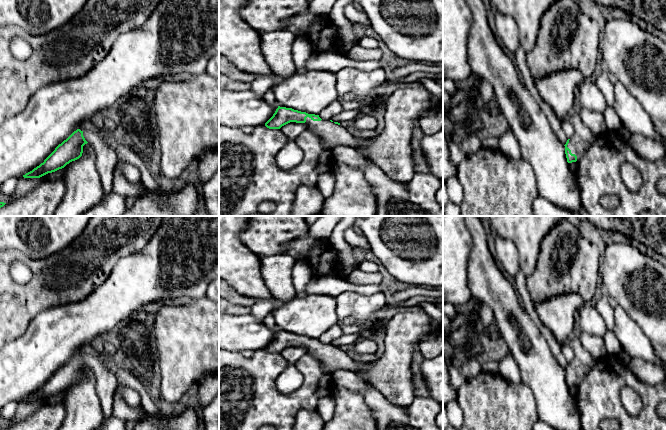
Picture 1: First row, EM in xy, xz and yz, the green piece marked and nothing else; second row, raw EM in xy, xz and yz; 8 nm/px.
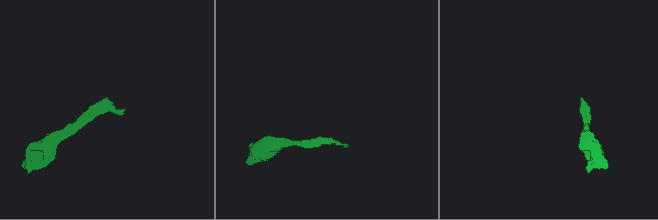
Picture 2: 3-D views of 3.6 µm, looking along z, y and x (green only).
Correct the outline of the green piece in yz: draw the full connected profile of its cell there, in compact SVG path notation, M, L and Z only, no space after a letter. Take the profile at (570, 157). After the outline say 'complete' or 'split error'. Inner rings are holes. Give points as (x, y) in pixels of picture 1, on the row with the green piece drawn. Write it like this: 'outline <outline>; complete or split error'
outline M573 111L568 119L574 129L573 136L567 140L565 154L568 163L579 161L597 136L582 121L578 111Z; split error

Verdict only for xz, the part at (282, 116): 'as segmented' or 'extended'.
extended

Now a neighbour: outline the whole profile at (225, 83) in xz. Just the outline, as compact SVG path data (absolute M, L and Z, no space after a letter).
M219 72L219 90L243 91L249 90L250 83L235 81Z

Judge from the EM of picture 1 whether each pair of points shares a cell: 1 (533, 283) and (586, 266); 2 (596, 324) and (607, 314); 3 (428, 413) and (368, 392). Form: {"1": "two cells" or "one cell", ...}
{"1": "one cell", "2": "two cells", "3": "one cell"}

